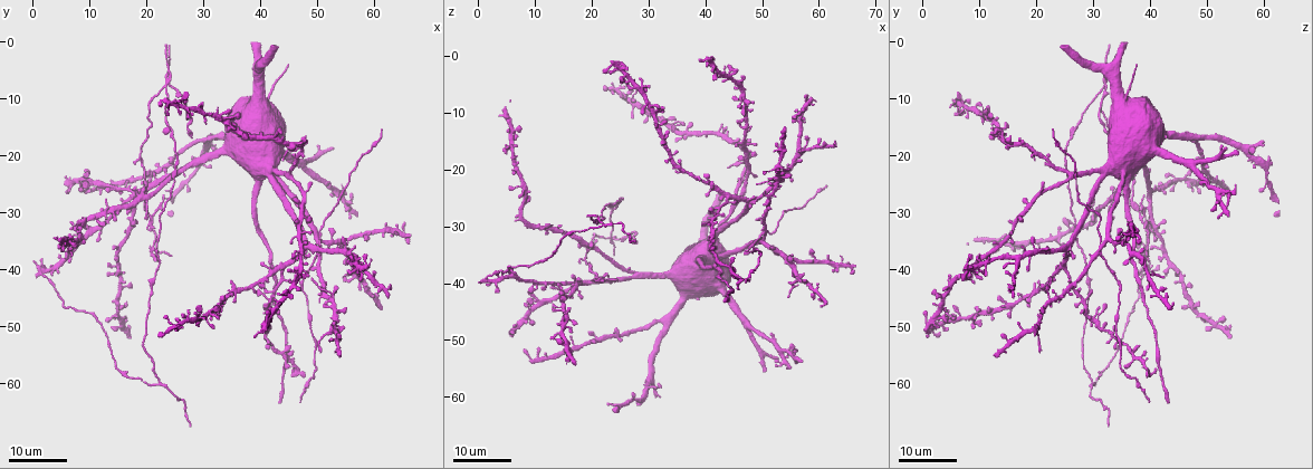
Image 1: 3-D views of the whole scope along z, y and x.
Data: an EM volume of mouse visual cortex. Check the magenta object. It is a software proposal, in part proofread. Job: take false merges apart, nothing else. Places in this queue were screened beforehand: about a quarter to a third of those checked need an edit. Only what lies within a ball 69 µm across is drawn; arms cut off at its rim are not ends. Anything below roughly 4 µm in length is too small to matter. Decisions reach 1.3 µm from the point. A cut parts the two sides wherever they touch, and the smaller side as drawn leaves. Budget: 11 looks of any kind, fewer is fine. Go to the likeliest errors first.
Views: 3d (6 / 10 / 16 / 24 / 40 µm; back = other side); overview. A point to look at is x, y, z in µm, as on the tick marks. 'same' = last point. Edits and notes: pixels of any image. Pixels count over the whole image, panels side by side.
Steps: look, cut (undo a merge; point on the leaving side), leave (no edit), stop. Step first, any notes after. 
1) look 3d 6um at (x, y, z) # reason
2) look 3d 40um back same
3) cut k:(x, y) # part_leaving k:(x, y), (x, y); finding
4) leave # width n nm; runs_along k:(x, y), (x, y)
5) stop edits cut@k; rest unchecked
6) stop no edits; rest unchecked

look 3d 24um at (22.5, 59.5, 30.0) # three arms meet

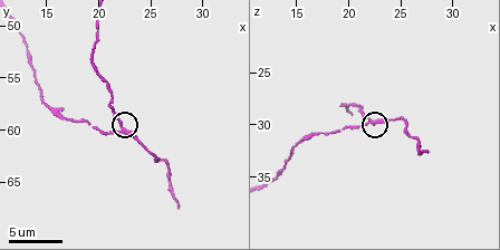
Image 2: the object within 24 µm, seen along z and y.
look 3d 10um at (22.2, 59.8, 29.6)

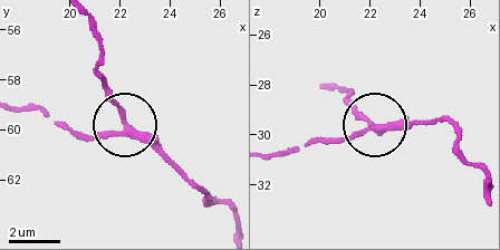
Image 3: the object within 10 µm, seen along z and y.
leave # arms 3; runs_along 3:(18, 108), (44, 112), (82, 134), (133, 130), (175, 170); continuous, no second cell

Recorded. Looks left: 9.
look 3d 24um at (23.0, 7.5, 32.0) # a fork

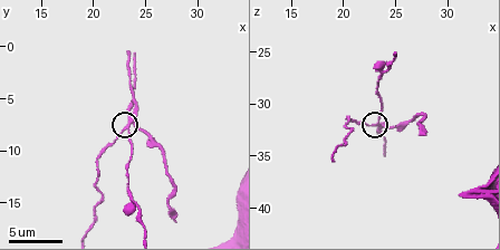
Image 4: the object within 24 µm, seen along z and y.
look 3d 10um at (22.8, 8.0, 32.2)

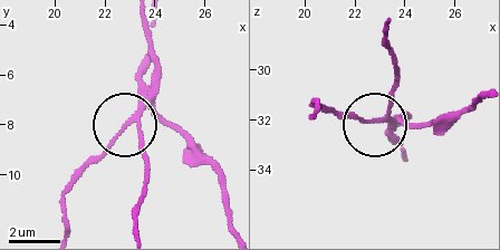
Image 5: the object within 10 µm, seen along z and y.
cut 5:(174, 124) # arms 3; part_leaving 5:(143, 106), (68, 193), (67, 226); a second cell is stuck on

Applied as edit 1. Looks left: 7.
look overview # redraw

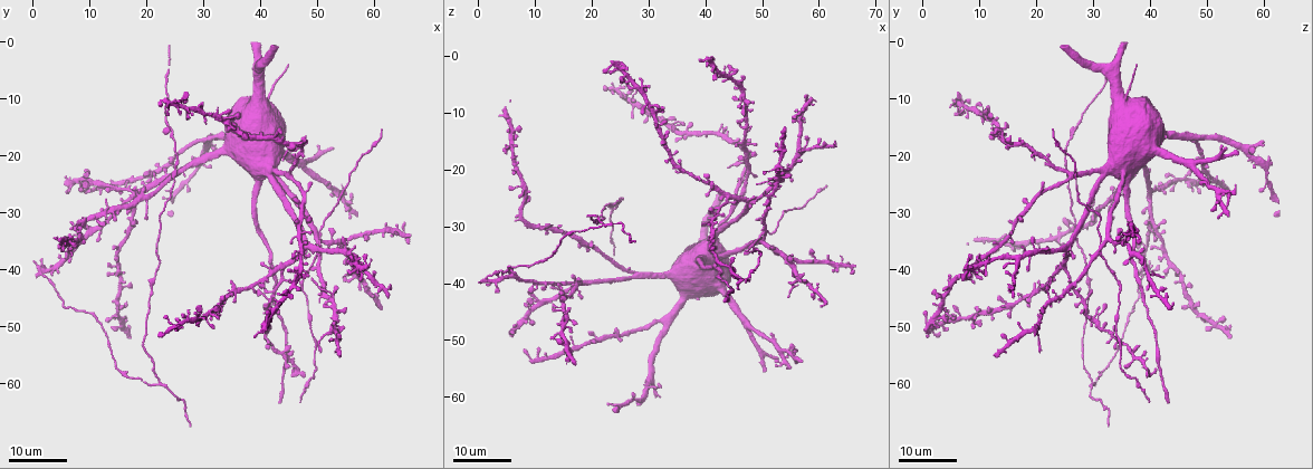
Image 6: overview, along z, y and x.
look 3d 24um at (50.5, 34.5, 31.0)

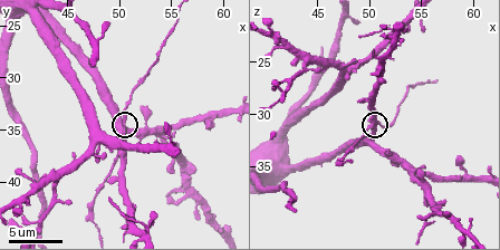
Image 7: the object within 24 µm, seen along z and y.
look 3d 6um same # zoom in

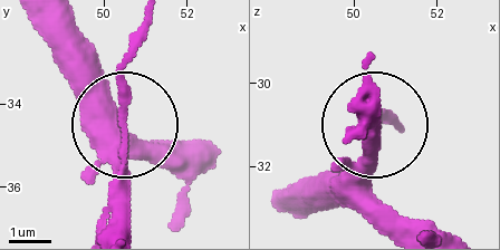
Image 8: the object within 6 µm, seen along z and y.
leave # side_arm 28 um; one cell here

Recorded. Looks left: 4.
look 3d 16um at (52.5, 45.0, 22.0) # thin arm on a thick one

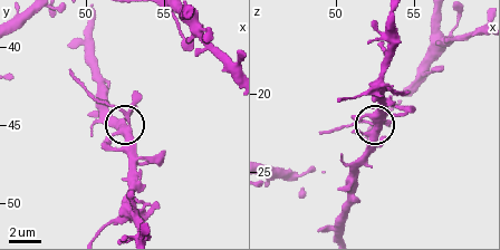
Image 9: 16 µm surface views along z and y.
look 3d 6um same

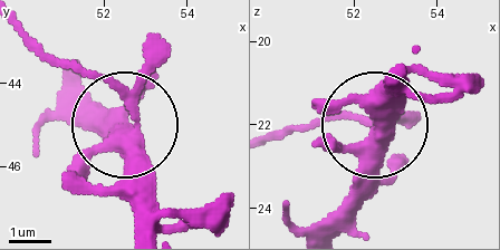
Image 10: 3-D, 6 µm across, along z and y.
cut 10:(147, 55) # part_leaving 10:(134, 113), (28, 31); a second cell is stuck on

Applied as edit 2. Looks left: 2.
look 3d 24um at (21.5, 41.0, 29.0) # calibre changes

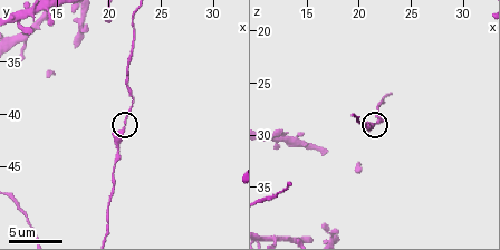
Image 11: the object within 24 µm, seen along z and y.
look 3d 6um same

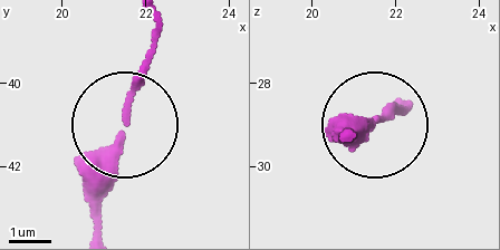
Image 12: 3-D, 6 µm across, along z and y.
leave # one cell here

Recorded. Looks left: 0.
stop edits cut@5, cut@10; rest unchecked

